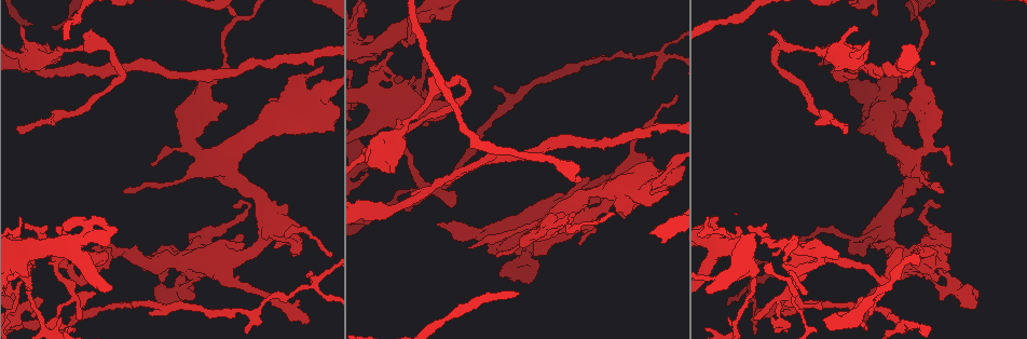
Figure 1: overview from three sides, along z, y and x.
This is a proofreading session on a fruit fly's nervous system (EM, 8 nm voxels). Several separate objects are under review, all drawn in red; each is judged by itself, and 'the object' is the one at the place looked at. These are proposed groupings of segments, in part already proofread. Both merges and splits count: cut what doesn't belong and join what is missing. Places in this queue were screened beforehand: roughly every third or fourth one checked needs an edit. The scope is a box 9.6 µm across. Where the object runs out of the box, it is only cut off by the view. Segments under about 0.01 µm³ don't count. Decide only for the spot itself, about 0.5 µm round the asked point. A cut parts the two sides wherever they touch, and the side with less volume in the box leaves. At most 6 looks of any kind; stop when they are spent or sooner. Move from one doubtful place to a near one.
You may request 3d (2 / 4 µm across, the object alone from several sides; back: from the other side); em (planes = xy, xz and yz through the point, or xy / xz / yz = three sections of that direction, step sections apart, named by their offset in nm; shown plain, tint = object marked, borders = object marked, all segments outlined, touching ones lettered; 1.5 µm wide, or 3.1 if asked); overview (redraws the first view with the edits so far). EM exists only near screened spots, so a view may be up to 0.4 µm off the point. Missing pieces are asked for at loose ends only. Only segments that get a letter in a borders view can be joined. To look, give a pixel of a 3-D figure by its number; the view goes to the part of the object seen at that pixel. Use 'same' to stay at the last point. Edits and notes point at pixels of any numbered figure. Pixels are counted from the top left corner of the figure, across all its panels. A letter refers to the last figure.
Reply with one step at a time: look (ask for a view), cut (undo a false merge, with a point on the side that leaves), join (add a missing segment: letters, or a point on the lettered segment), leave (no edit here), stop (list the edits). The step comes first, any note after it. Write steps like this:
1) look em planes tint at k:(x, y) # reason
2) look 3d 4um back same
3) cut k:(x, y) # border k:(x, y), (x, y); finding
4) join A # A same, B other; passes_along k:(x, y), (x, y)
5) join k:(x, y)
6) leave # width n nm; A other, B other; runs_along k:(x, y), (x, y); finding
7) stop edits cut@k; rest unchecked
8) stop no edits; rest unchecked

look em xz step 4 borders at 1:(19, 27) # tapers out

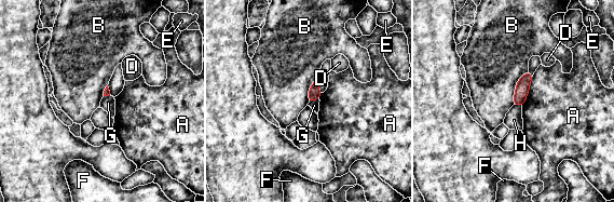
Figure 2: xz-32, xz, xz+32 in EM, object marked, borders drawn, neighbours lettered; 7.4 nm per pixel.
leave # longest_contact B 280 nm; A other, B other, D other, E other, F other, G other, H other; border 2:(528, 70), (516, 84), (513, 104); no lettered segment goes on from it

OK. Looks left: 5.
look em xz step 4 borders at 1:(932, 91) # an open end

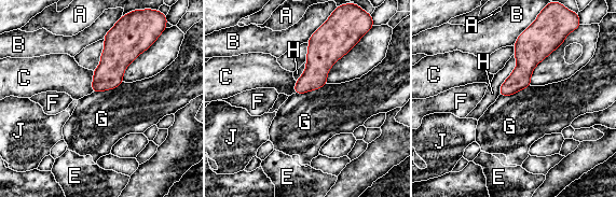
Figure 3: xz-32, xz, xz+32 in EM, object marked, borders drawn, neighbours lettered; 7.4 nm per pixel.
look em planes borders same

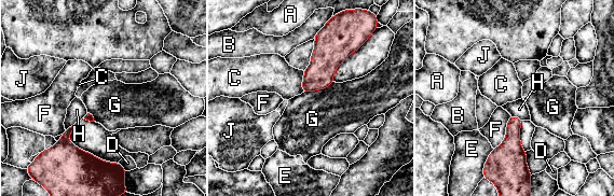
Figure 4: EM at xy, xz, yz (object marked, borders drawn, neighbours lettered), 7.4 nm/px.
leave # A other, B other, C other, D other, E other, F other, G other, H other, J other; border 4:(333, 82), (324, 88), (303, 93); no lettered segment goes on from it

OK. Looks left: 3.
look 3d 2um at 1:(107, 256) # free end

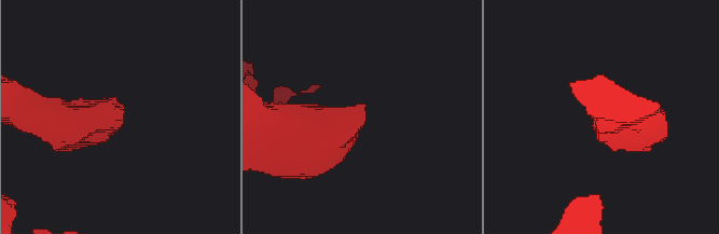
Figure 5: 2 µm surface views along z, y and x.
look em xz step 8 borders at 5:(120, 111) # shape alone is not enough

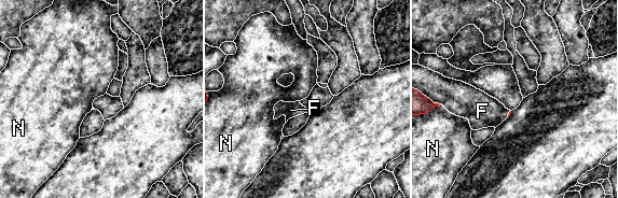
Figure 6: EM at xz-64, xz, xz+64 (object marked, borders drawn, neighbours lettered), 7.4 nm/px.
look em planes borders same

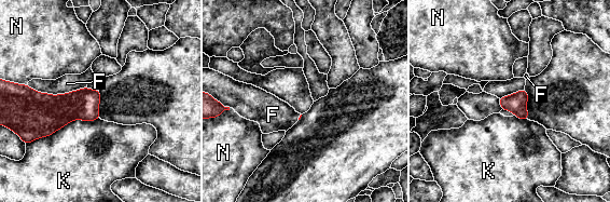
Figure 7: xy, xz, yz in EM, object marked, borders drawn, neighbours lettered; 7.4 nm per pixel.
leave # longest_contact K 500 nm; F other, K other, N other; border 7:(99, 118), (71, 120), (36, 139); no lettered segment goes on from it

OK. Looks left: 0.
stop no edits; rest unchecked

